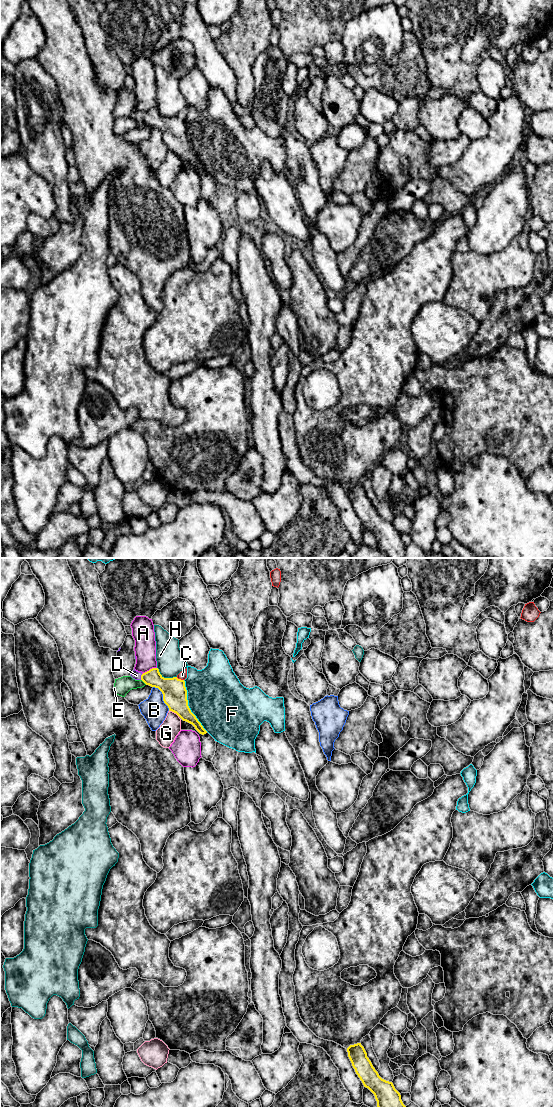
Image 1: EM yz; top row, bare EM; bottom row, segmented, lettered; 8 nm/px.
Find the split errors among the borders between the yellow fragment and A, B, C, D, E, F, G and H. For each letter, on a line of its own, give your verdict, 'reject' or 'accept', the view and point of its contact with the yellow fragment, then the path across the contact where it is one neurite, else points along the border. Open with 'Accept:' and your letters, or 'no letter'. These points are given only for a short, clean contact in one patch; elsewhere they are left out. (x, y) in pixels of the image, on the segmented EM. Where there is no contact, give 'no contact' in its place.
Accept: D
A: reject; contact yz (150, 669)
B: reject; contact yz (163, 697); border yz (153, 686), (161, 692), (162, 700), (169, 710)
C: reject; contact yz (180, 679)
D: accept; contact yz (141, 677); way yz (170, 687), (152, 677), (141, 677), (136, 675)
E: reject; contact yz (144, 682); border yz (141, 679), (146, 684)
F: reject; contact yz (188, 706)
G: reject; contact yz (174, 712)
H: reject; contact yz (165, 678)

